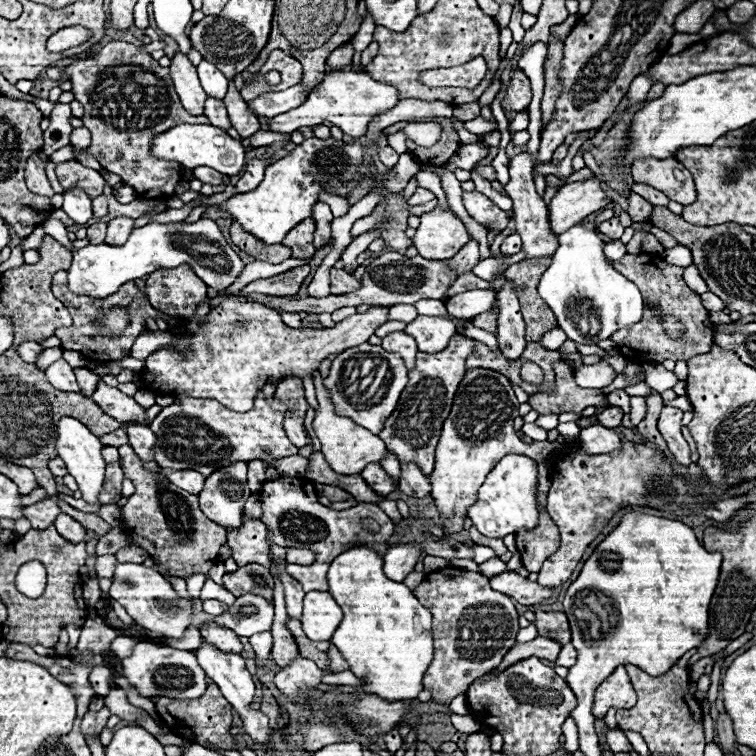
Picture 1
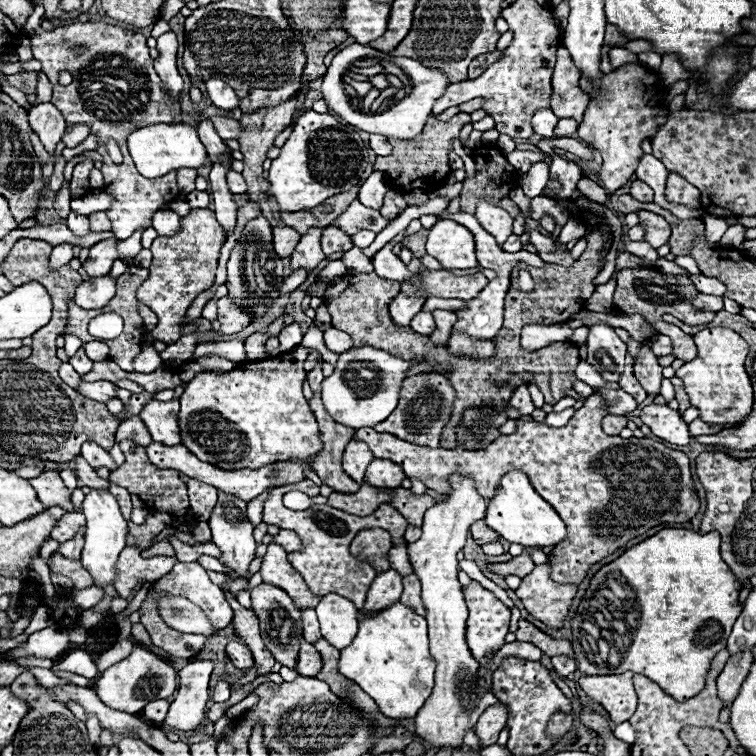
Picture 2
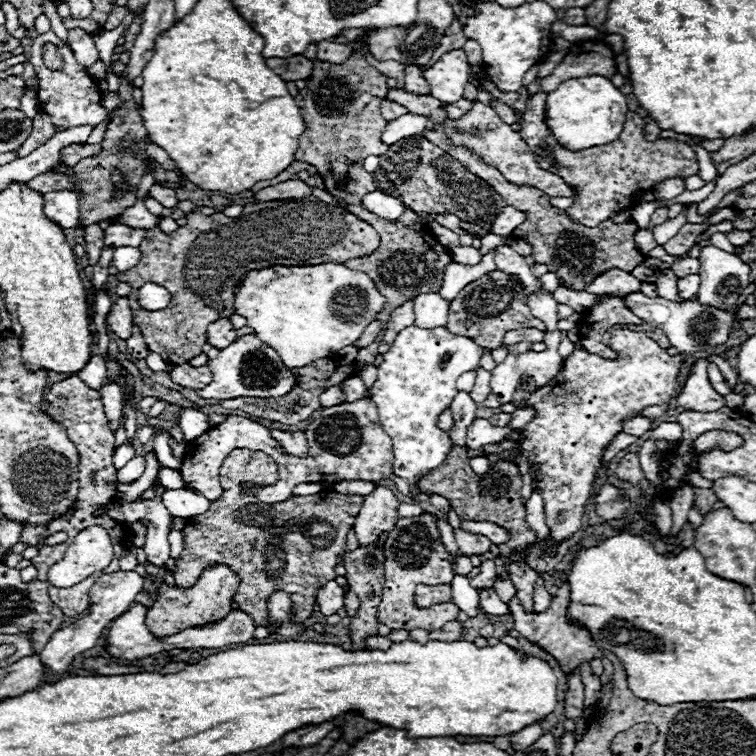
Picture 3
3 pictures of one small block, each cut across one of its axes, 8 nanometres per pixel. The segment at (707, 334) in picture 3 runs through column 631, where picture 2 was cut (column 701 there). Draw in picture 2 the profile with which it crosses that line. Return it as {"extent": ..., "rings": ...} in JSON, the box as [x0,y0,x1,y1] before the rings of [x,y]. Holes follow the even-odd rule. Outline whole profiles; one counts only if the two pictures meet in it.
{"extent":[694,294,722,312],"rings":[[[698,294],[694,298],[694,306],[704,312],[720,312],[722,310],[722,298],[720,296],[708,296],[708,294]]]}

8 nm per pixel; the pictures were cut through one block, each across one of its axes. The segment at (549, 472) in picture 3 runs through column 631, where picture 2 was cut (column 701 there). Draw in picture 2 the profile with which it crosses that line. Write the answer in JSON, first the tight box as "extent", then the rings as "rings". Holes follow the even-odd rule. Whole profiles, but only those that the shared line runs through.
{"extent":[676,328,754,428],"rings":[[[706,328],[694,334],[698,354],[692,362],[686,362],[676,376],[684,382],[684,390],[690,396],[692,406],[700,410],[700,418],[710,426],[738,428],[754,410],[752,382],[744,370],[744,358],[748,344],[730,328]]]}

